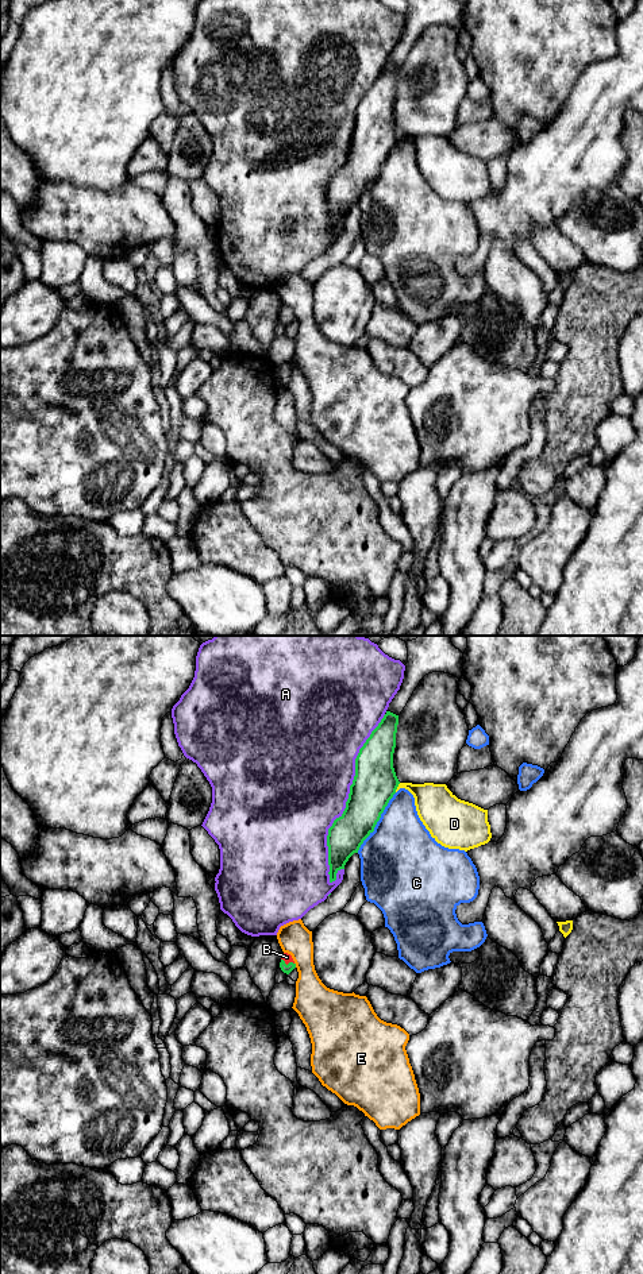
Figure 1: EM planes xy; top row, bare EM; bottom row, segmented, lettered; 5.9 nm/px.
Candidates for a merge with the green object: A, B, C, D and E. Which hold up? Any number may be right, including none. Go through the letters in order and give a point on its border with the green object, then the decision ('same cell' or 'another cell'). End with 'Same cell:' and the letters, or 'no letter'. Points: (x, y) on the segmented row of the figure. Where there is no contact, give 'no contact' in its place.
A: contact xy (347, 799); another cell
B: contact xy (288, 964); same cell
C: contact xy (377, 821); another cell
D: contact xy (397, 786); another cell
E: contact xy (295, 965); another cell
Same cell: B

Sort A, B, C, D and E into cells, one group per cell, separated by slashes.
A / B / C / D / E

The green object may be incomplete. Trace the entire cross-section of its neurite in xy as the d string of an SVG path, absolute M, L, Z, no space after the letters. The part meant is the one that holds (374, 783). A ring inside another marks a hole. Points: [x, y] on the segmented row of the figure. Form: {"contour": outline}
{"contour": "M386 711L355 758L346 808L328 829L330 883L336 880L336 873L344 869L349 858L374 831L400 784L393 768L397 725L398 715Z"}

